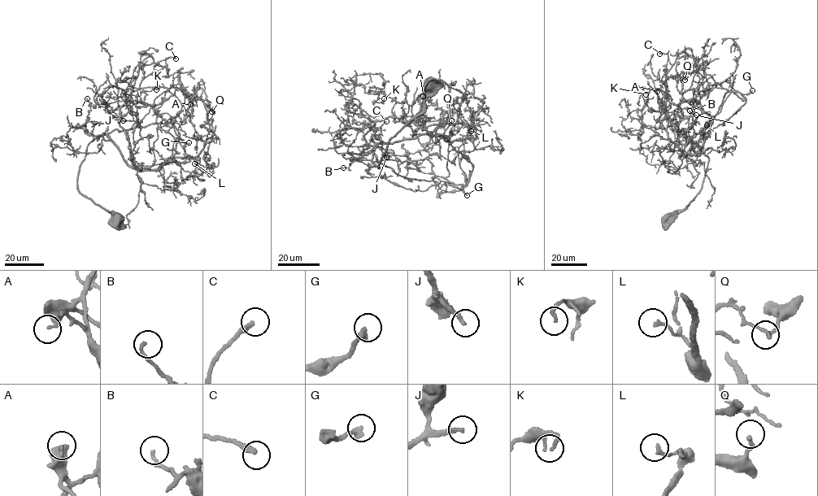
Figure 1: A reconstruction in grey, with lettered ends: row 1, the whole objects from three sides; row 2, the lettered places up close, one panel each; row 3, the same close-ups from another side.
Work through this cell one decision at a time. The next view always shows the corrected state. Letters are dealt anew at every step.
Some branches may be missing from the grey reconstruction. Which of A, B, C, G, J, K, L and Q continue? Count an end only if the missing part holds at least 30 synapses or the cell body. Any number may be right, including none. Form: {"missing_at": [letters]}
{"missing_at": ["C", "G", "J"]}

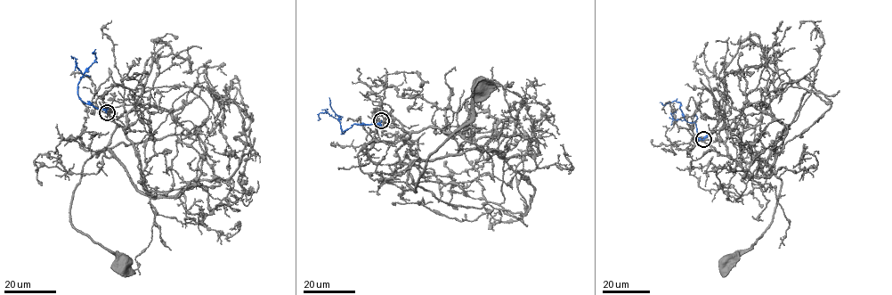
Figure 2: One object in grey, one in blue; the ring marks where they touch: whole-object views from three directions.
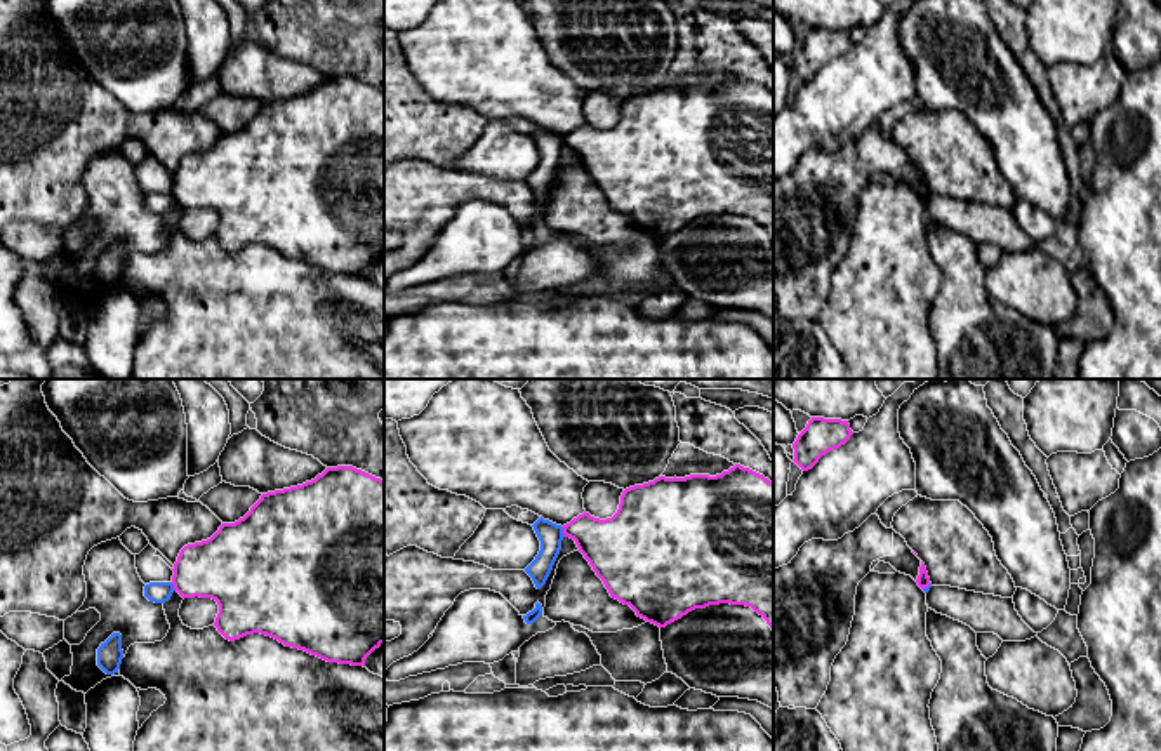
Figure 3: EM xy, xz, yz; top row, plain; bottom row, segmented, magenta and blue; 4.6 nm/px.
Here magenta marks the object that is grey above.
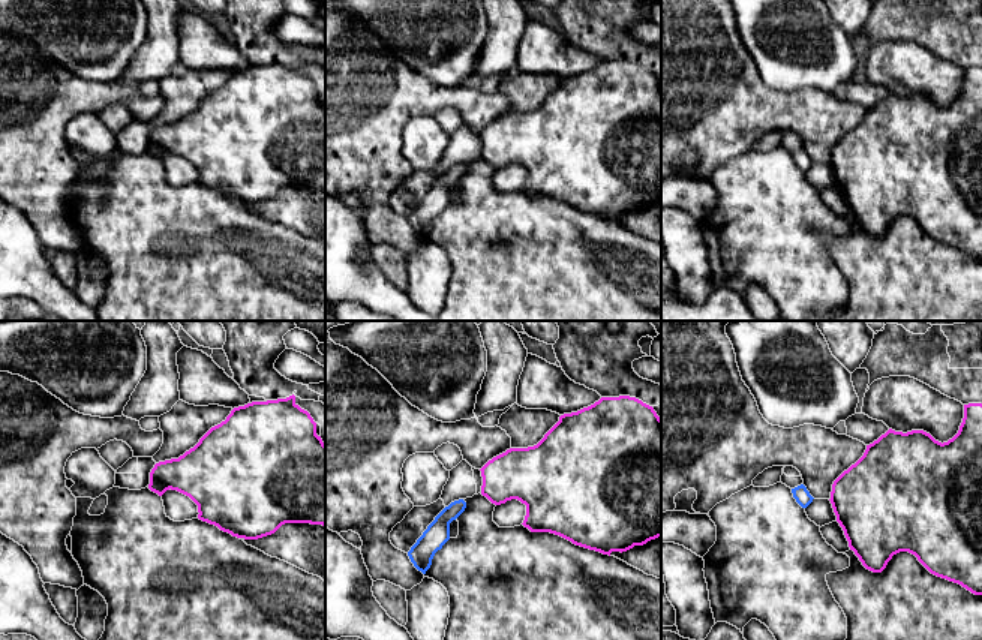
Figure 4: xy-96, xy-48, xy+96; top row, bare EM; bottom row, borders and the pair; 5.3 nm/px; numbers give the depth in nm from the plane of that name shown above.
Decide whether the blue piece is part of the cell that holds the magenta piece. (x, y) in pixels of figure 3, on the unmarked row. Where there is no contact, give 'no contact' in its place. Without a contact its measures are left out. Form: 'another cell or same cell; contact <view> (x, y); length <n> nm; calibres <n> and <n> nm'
another cell; contact xz (563, 143); length 50 nm; calibres 280 and 120 nm

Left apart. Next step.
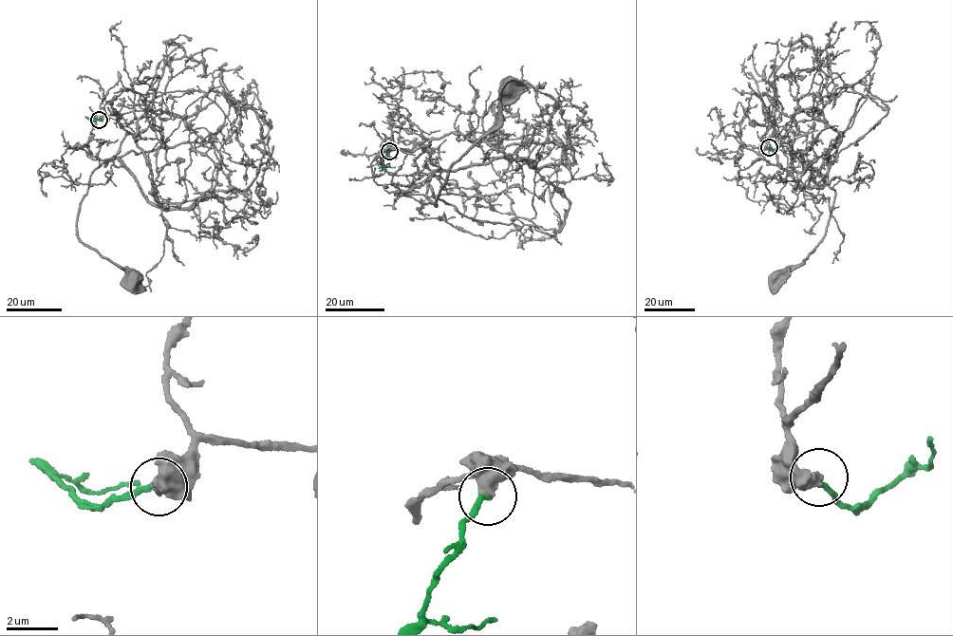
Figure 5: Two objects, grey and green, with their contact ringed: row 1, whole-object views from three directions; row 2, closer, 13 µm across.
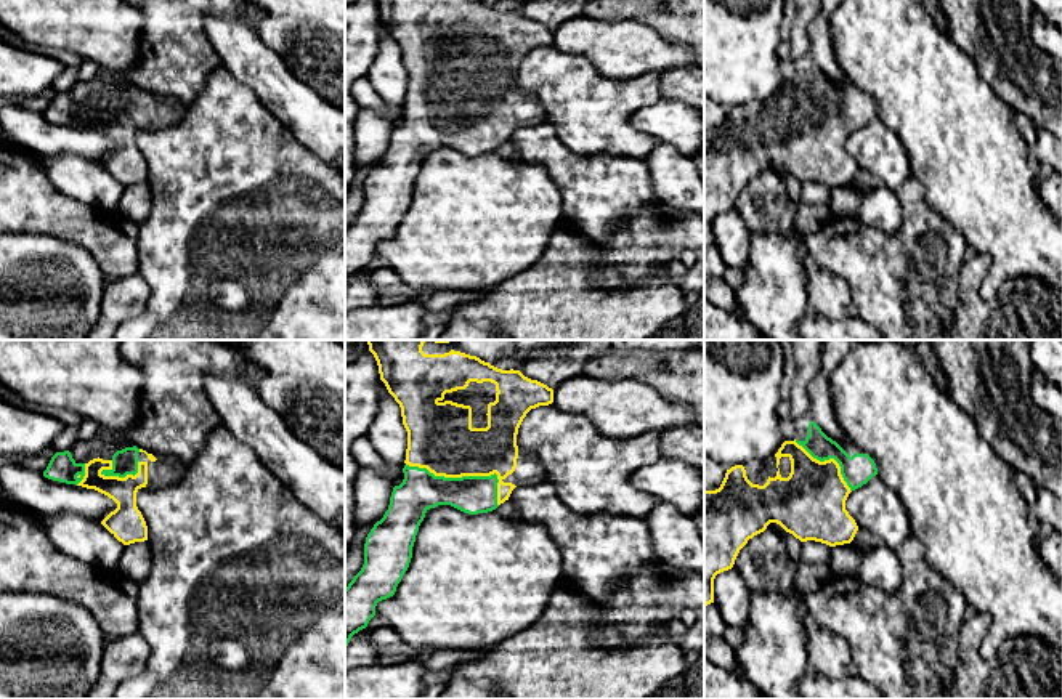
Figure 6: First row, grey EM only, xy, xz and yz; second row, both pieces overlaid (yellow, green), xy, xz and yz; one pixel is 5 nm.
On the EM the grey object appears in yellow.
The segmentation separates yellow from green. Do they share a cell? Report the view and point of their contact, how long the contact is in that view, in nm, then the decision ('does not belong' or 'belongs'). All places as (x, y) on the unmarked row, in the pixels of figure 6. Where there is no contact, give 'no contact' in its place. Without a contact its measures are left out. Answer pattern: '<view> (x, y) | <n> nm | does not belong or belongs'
xz (467, 116) | 500 nm | belongs

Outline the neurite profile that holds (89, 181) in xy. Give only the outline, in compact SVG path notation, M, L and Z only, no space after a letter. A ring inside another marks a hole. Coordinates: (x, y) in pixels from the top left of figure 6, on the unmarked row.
M29 151L55 188L67 197L88 204L103 212L119 207L124 184L99 162L77 156L48 156Z

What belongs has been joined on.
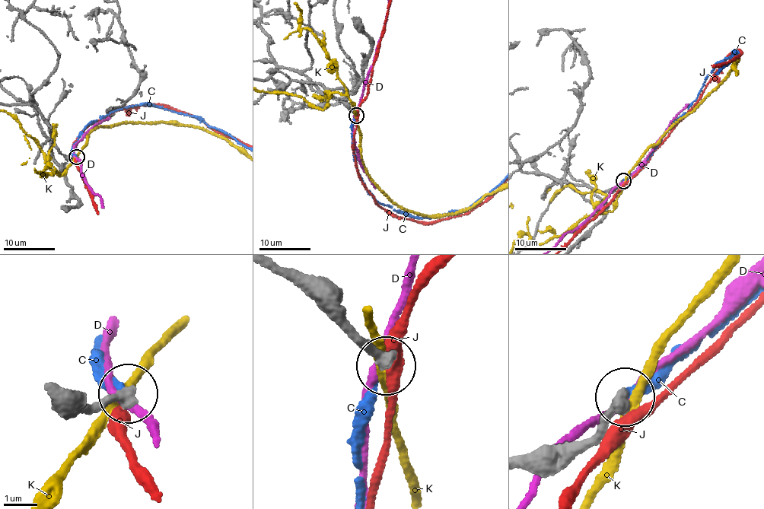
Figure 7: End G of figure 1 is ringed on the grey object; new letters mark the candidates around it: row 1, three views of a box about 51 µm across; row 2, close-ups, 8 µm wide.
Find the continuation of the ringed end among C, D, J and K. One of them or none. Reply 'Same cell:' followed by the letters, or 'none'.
Same cell: none

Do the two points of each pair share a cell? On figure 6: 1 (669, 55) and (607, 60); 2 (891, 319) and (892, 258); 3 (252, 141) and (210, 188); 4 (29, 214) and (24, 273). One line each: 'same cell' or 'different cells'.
1: same cell
2: same cell
3: same cell
4: different cells

